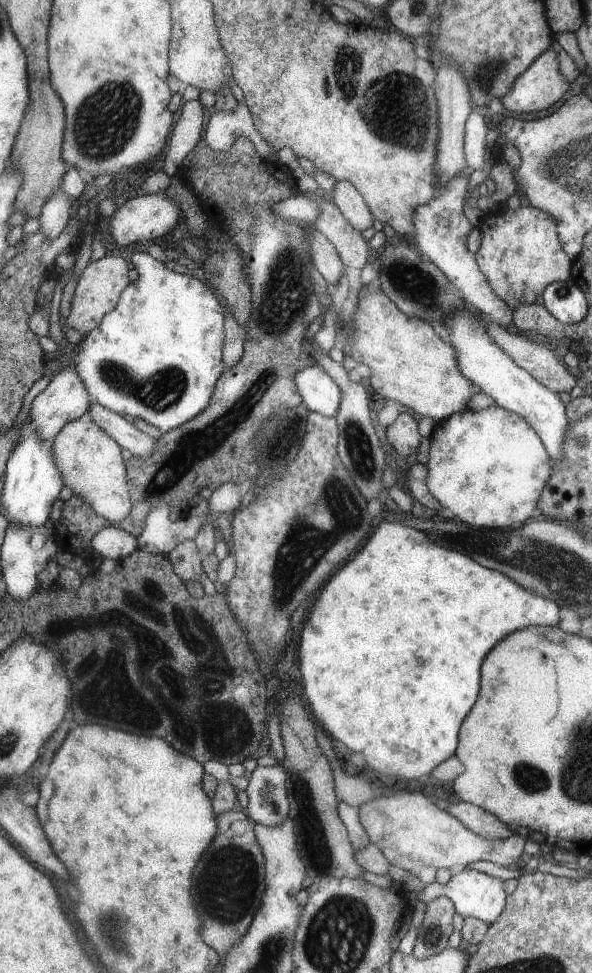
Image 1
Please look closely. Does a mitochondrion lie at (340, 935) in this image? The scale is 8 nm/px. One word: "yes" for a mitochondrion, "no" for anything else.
yes

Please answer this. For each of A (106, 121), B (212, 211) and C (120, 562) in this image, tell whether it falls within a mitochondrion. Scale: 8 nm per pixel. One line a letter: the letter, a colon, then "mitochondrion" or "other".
A: mitochondrion
B: other
C: other

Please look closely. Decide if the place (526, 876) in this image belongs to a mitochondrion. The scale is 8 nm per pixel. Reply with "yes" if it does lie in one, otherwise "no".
no

